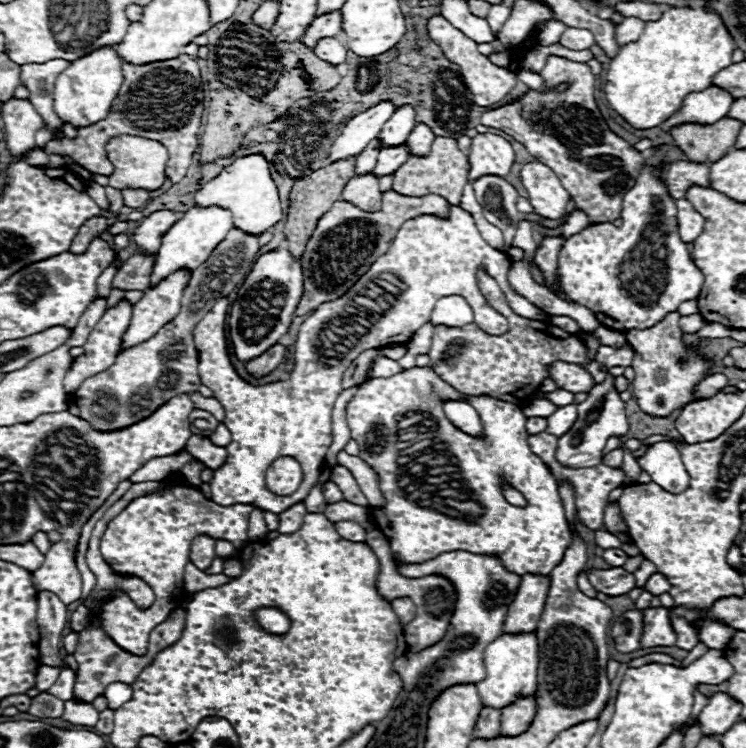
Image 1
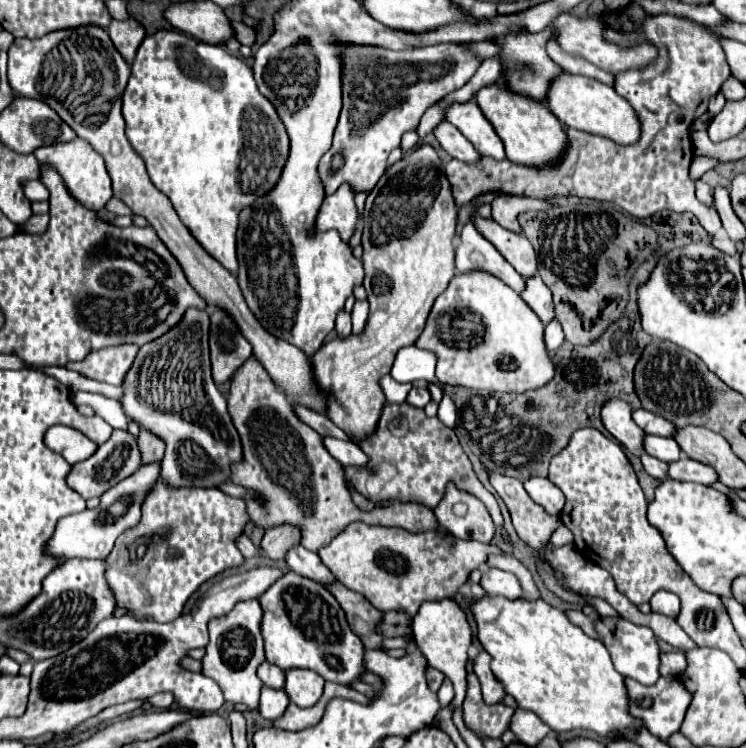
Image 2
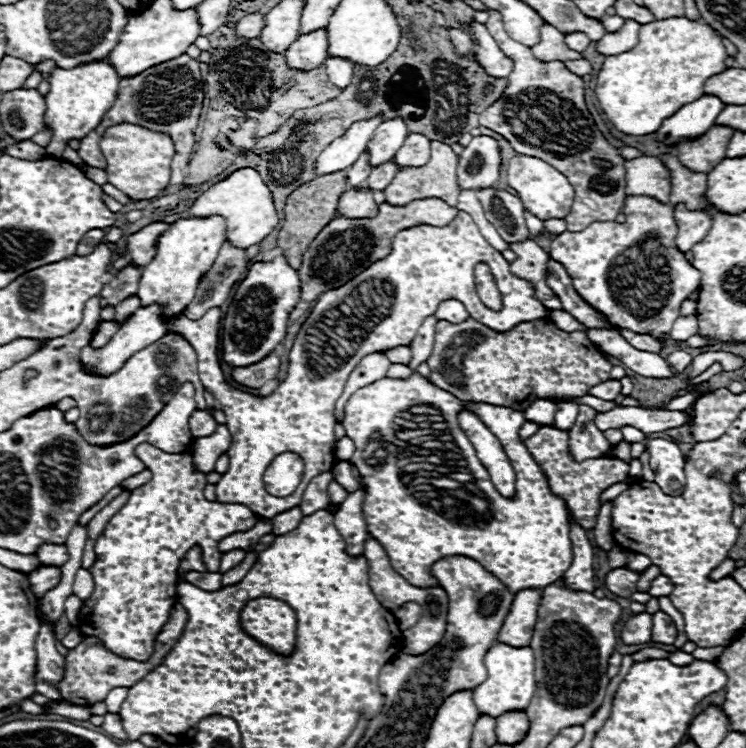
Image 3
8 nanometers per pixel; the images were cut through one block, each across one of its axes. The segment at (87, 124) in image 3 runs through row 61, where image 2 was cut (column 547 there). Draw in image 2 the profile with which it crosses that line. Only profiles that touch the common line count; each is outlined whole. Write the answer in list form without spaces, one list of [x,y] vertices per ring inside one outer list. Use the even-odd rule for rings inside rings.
[[[568,72],[564,76],[558,76],[548,90],[546,104],[550,112],[570,128],[584,130],[588,134],[600,134],[616,144],[634,144],[640,138],[640,118],[636,118],[632,106],[624,98],[620,98],[614,88],[596,82],[594,78],[574,76]]]

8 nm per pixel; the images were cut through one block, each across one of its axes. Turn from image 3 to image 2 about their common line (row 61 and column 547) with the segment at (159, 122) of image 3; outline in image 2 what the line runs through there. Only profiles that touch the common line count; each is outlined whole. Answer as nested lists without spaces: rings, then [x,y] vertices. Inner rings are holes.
[[[668,14],[648,18],[642,32],[642,38],[648,38],[654,46],[658,46],[658,60],[642,70],[626,70],[618,74],[614,86],[616,92],[632,104],[640,118],[642,136],[636,144],[620,146],[602,136],[566,128],[570,146],[560,166],[554,168],[534,170],[512,164],[510,160],[498,162],[488,156],[484,156],[478,164],[452,160],[446,166],[446,178],[456,206],[460,208],[474,196],[492,190],[530,198],[586,196],[602,202],[614,202],[636,218],[646,218],[660,210],[692,212],[698,216],[706,232],[718,234],[722,224],[716,210],[698,202],[694,196],[694,182],[688,176],[692,162],[692,142],[688,130],[692,122],[706,112],[708,98],[716,94],[722,82],[730,76],[724,50],[712,32]]]

